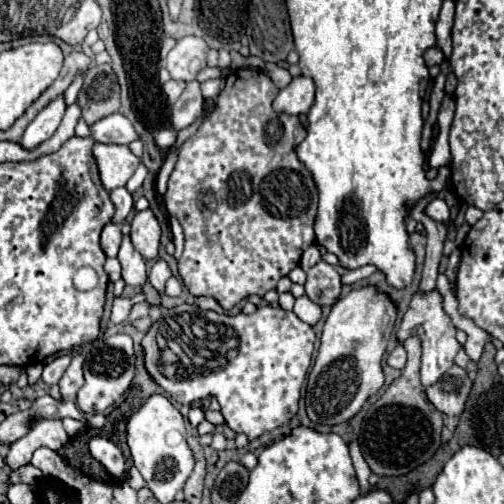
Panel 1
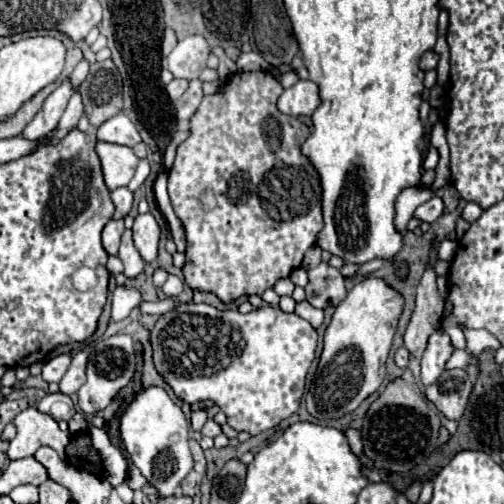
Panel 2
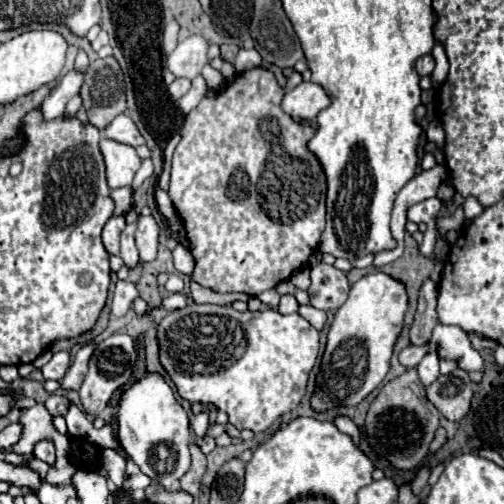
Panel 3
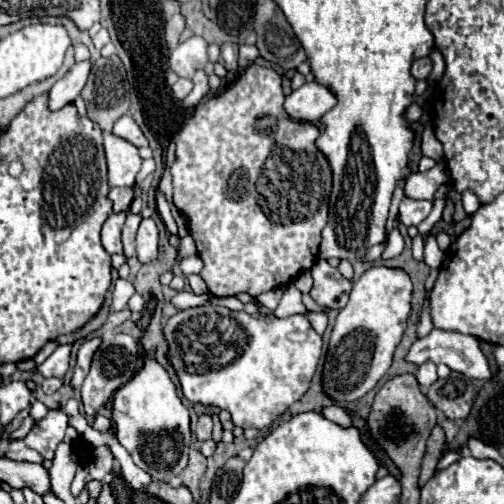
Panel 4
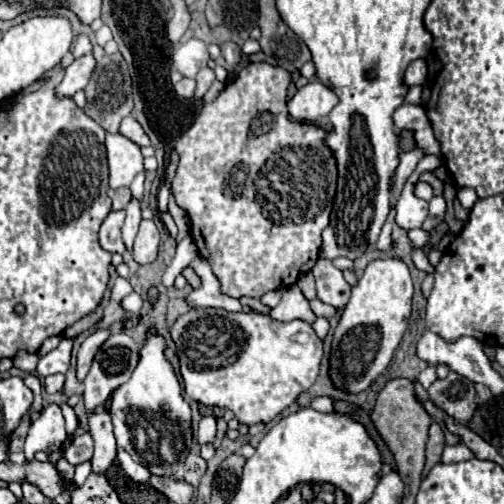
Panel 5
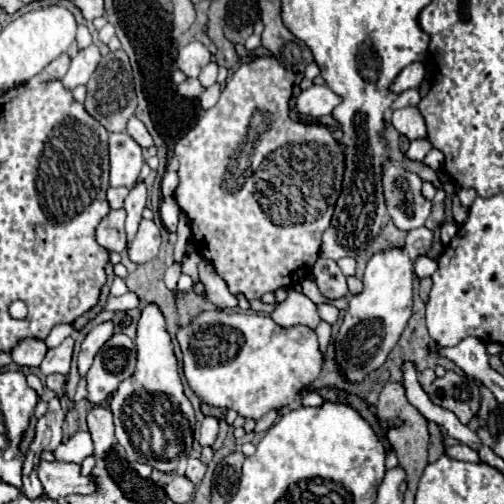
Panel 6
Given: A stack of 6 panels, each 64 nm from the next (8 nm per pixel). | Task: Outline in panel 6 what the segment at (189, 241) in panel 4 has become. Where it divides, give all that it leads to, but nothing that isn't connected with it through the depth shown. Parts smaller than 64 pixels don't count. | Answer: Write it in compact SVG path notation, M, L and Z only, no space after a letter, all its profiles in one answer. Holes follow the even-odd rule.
M174 263L166 270L166 274L164 274L164 284L166 284L166 288L174 290L174 288L176 288L176 282L178 282L178 276L180 275L181 266L178 263Z

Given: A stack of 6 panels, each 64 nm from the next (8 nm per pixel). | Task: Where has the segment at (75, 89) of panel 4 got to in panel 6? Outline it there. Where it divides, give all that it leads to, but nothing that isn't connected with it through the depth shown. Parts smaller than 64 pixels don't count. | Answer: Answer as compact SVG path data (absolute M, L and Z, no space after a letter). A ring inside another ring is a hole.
M92 44L90 48L86 48L86 50L80 50L80 52L72 58L70 70L68 70L68 74L64 76L62 84L64 84L68 90L74 90L76 86L88 84L88 80L90 80L90 76L94 74L98 62L100 62L100 52L98 52L98 48L96 48L94 44Z

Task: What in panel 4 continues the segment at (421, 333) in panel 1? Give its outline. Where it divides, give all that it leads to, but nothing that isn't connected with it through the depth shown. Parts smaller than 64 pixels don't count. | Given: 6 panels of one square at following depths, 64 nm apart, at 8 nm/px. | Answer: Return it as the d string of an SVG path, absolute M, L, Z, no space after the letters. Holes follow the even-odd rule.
M434 362L420 364L418 370L416 370L416 378L420 382L420 388L426 390L430 384L434 384L438 380L438 376L436 376L436 364Z

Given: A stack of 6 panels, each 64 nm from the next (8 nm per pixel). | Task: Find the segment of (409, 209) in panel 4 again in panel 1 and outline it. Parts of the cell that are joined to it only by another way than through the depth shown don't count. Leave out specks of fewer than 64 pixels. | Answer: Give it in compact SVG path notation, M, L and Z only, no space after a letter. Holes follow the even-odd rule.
M442 198L432 200L432 204L428 204L426 212L428 212L428 216L432 216L436 222L448 222L448 218L450 218L450 208L446 206L446 202L444 202Z

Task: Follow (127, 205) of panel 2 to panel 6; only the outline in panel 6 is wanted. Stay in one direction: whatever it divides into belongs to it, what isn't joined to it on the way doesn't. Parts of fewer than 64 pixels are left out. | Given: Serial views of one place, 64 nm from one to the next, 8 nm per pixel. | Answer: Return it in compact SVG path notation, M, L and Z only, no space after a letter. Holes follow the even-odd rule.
M108 188L110 208L122 208L126 196L128 196L128 188Z

